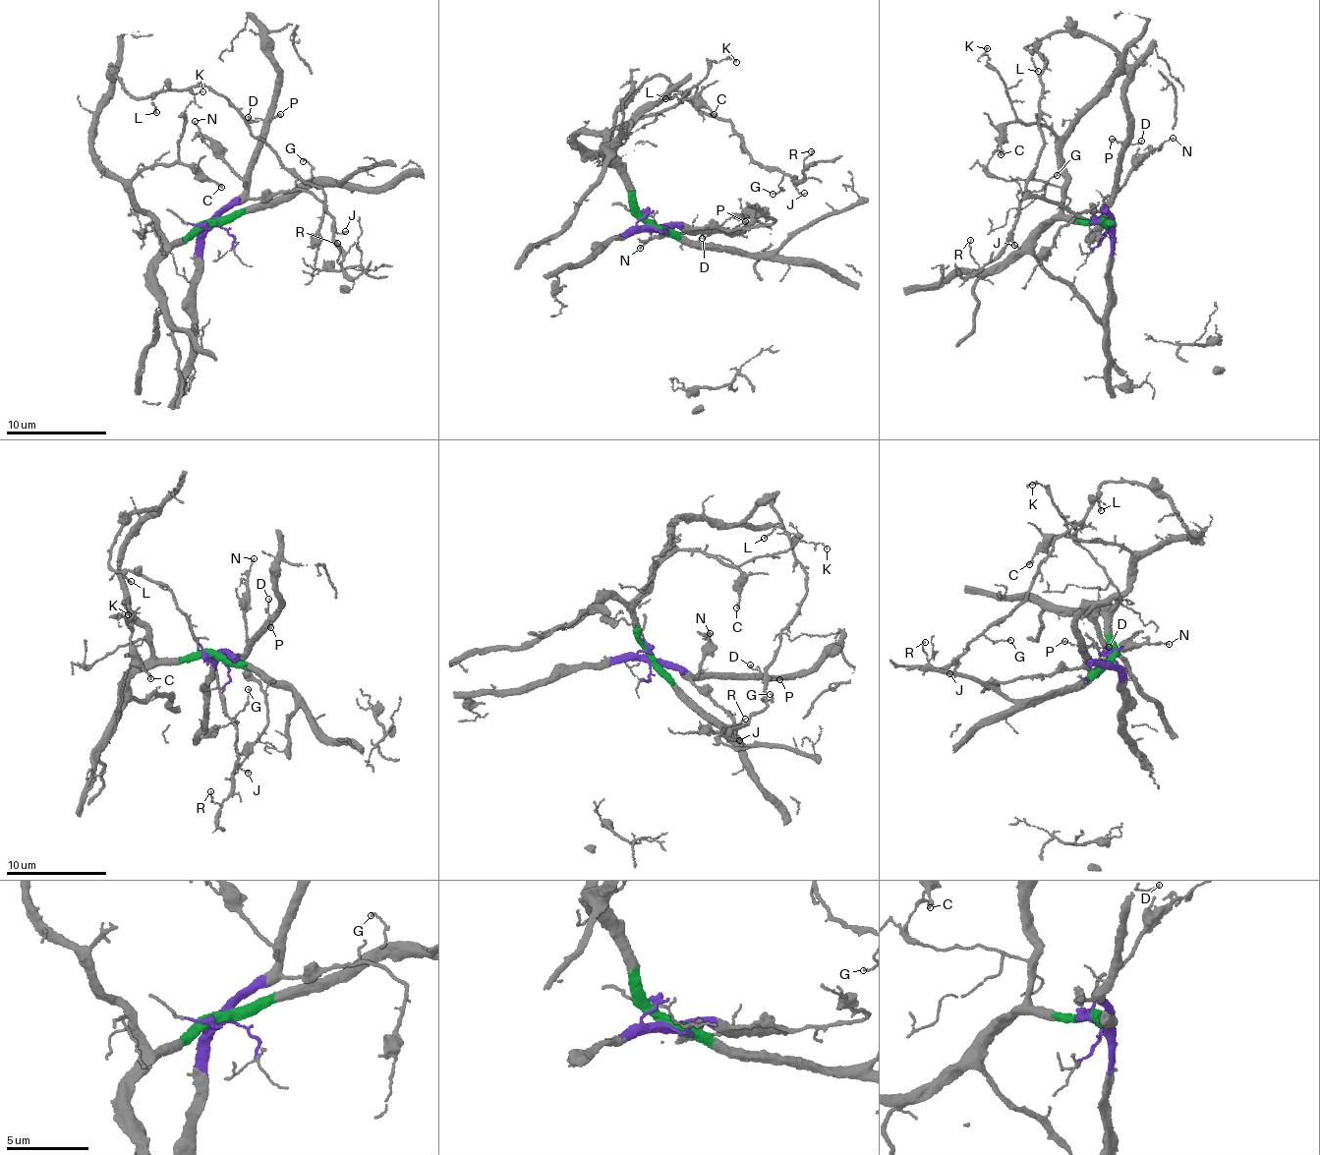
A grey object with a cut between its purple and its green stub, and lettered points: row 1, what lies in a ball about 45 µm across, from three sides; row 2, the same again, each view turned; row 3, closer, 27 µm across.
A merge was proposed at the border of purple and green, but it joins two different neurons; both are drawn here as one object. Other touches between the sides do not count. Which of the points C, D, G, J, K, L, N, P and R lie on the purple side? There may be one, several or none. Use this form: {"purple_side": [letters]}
{"purple_side": ["D", "N", "P"]}

